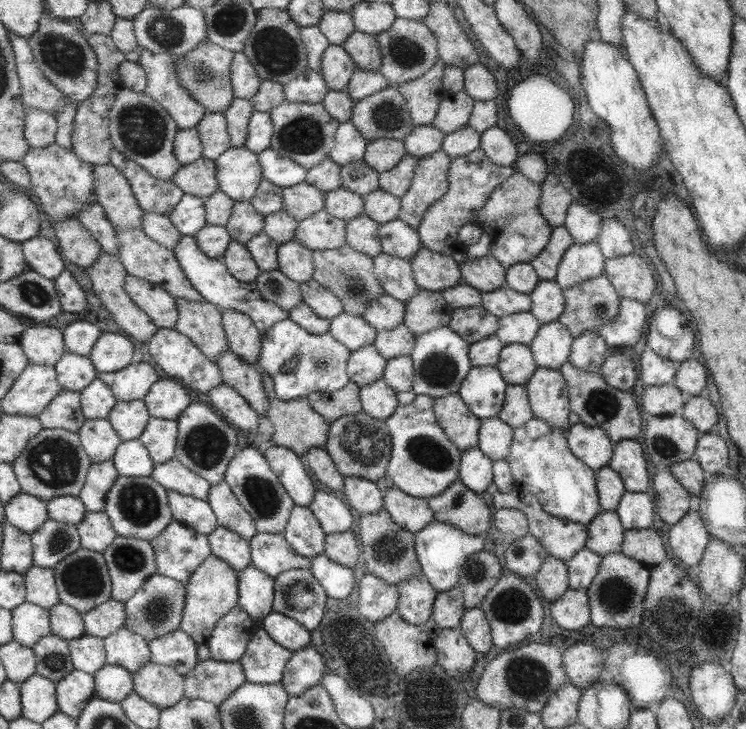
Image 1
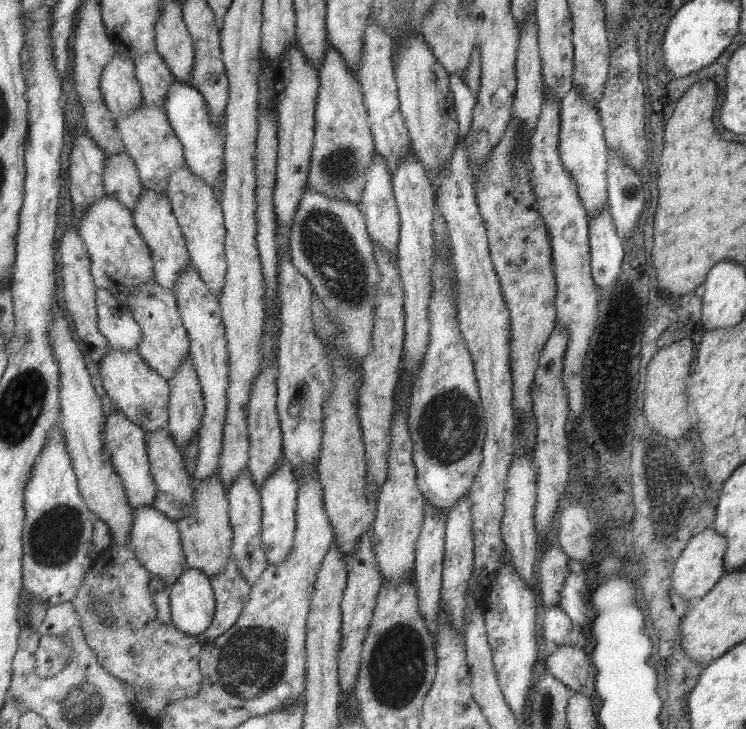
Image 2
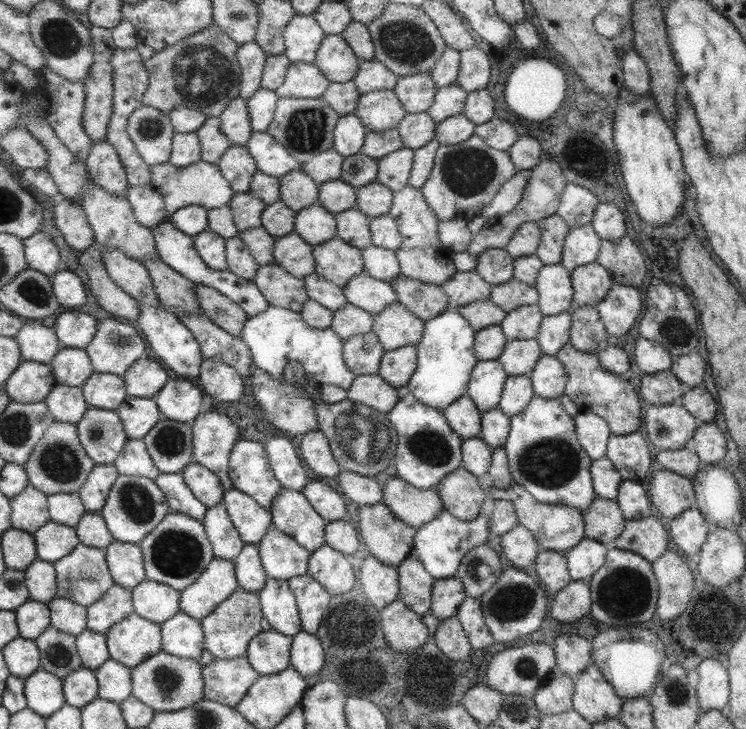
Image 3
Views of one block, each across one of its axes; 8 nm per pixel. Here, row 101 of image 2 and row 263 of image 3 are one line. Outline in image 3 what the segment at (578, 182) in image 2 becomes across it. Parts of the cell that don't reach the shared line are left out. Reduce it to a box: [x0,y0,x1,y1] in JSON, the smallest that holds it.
[561,223,599,272]

